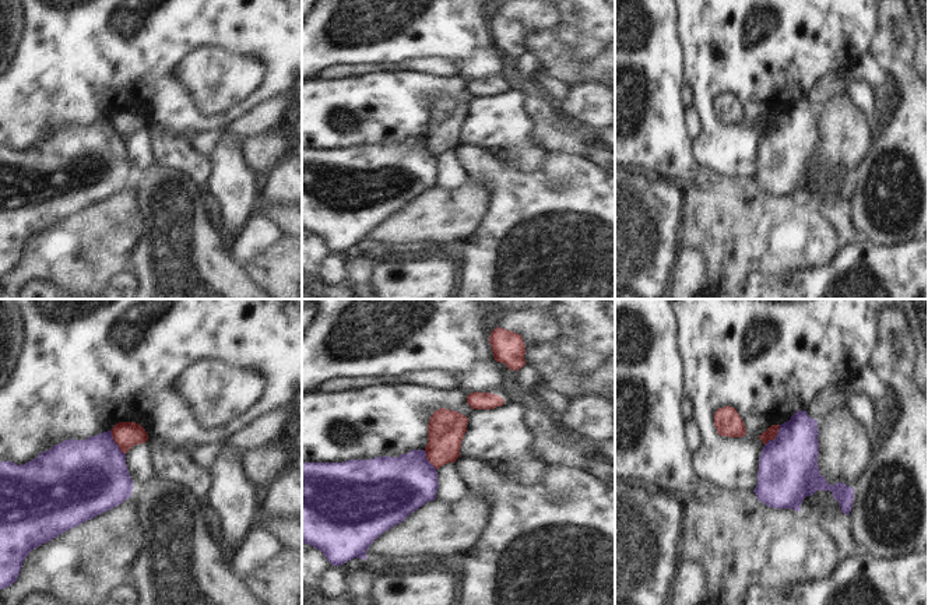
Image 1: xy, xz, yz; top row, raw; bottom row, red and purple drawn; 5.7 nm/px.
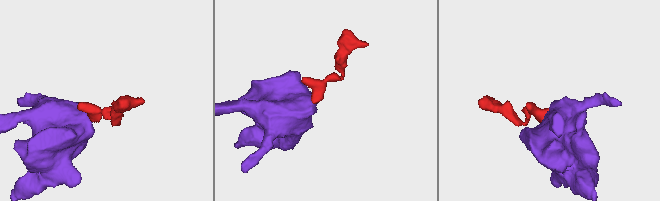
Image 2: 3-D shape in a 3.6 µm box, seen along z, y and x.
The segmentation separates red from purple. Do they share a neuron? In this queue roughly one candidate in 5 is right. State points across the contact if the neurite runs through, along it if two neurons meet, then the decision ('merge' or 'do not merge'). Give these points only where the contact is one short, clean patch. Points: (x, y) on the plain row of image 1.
border along xy (109, 118), (113, 129), (125, 141); do not merge

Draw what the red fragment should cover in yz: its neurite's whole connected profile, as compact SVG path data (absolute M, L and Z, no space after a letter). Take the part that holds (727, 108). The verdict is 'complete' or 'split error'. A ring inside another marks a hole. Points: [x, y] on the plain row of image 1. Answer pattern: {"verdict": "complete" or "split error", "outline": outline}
{"verdict": "complete", "outline": "M727 92L714 101L714 113L720 123L744 124L746 115L735 95Z"}

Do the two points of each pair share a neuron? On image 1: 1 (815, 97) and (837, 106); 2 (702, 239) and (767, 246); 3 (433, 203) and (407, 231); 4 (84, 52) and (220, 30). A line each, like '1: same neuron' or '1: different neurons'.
1: different neurons
2: same neuron
3: same neuron
4: same neuron

